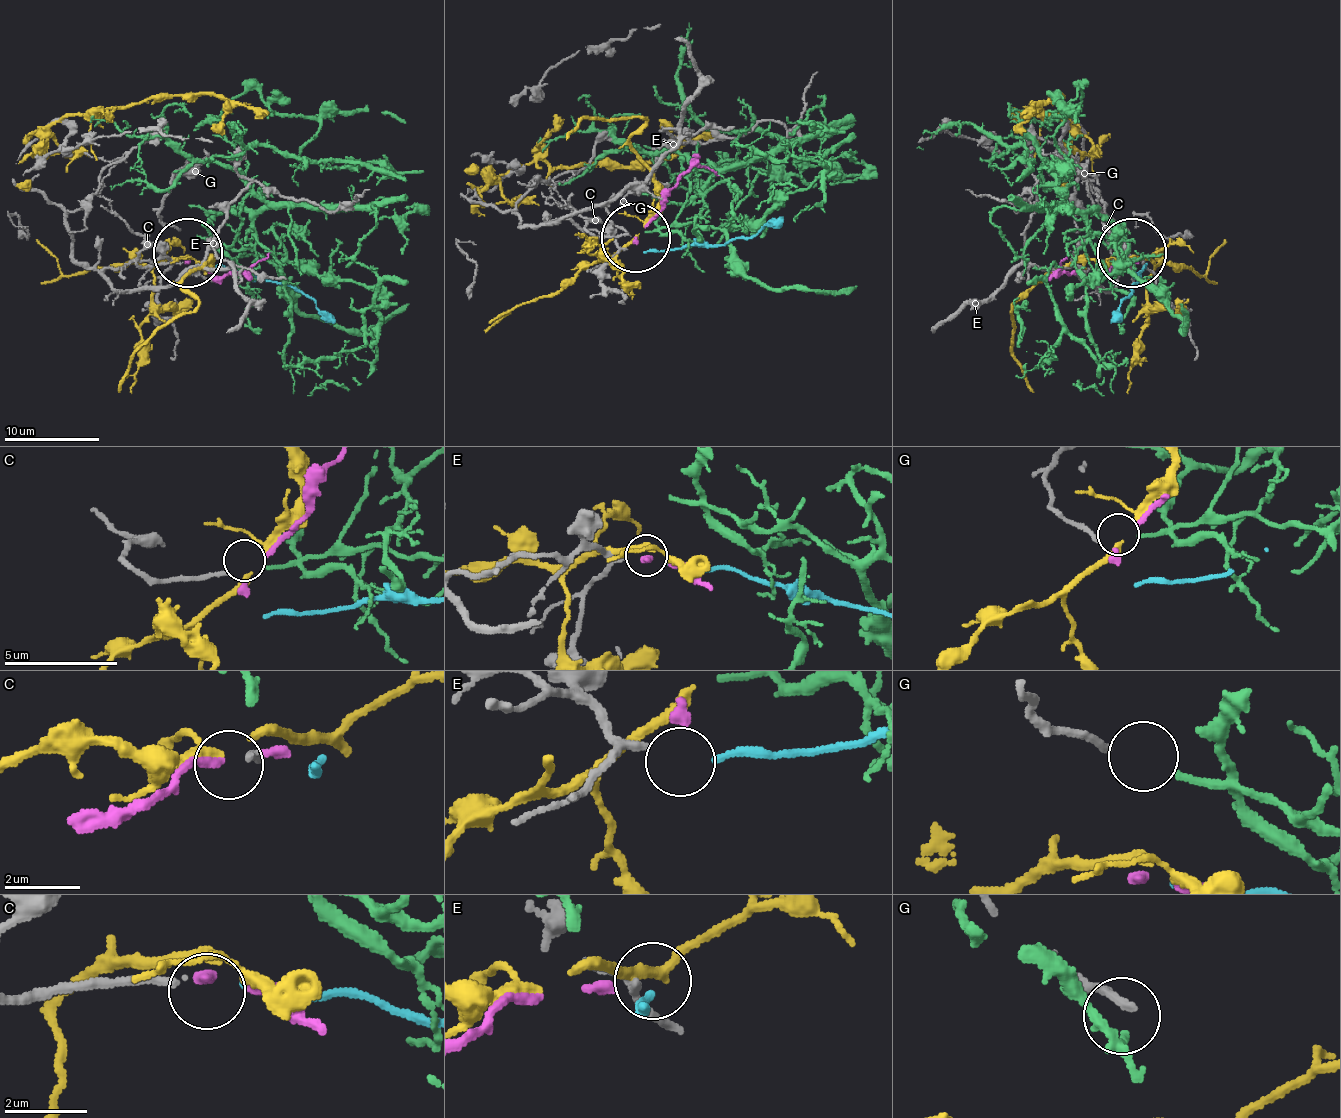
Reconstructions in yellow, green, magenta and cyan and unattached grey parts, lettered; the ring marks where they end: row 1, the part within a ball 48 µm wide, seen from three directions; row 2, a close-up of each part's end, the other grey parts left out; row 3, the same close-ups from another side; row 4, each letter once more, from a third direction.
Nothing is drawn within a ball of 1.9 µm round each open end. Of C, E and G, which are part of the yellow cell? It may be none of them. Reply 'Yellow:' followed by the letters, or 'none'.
Yellow: none

